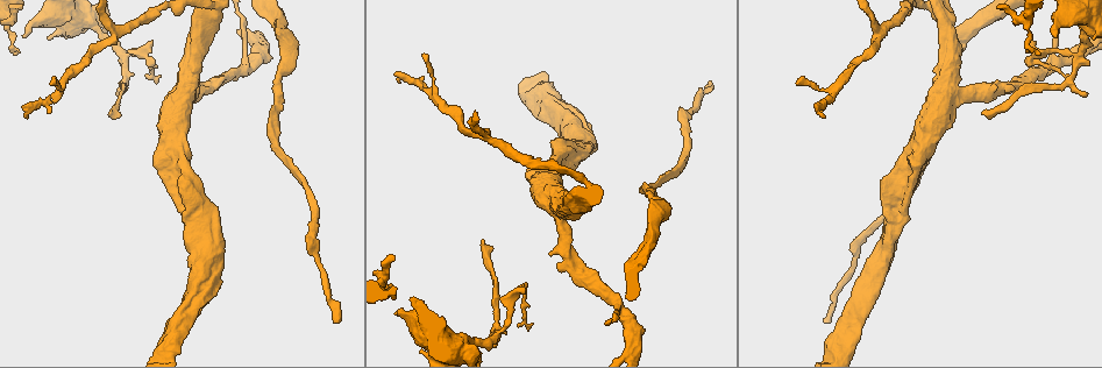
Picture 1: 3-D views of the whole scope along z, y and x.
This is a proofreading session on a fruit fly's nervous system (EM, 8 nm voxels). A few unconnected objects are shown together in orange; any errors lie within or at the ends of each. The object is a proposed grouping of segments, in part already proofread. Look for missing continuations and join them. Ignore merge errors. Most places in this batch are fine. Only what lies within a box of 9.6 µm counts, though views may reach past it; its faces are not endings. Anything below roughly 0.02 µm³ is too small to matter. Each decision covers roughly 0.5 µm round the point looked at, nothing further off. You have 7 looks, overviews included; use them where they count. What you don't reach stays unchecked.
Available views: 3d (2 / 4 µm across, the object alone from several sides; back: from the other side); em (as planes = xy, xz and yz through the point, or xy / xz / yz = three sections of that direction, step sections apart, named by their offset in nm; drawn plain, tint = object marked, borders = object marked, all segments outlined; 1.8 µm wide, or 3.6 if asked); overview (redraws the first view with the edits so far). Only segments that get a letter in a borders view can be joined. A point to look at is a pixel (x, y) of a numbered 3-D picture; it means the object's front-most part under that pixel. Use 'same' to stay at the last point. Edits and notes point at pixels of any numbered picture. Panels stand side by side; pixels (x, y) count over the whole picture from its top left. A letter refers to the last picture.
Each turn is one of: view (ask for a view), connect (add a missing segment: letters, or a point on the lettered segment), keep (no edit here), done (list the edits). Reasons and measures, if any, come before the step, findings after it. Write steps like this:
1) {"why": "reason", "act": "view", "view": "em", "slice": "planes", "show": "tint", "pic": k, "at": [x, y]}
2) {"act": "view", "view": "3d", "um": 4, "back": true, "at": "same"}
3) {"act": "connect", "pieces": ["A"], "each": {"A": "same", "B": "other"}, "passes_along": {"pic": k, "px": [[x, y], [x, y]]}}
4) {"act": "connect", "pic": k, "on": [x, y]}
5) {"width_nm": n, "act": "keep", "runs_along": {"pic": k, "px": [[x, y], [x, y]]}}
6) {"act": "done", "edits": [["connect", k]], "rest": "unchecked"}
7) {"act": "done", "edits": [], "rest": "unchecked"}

{"act": "view", "view": "em", "slice": "xz", "step": 8, "show": "borders", "pic": 1, "at": [339, 318]}

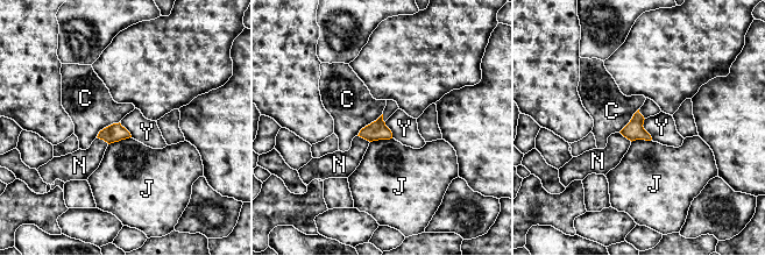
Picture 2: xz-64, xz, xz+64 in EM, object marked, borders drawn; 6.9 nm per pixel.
{"act": "keep", "each": {"C": "other", "J": "other", "N": "other", "Y": "other"}, "found": "none of them fits"}

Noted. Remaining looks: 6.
{"why": "abrupt turn", "act": "view", "view": "3d", "um": 4, "pic": 1, "at": [511, 293]}

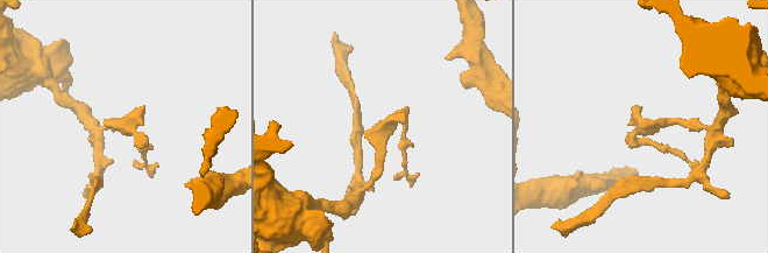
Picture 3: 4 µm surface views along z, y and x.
{"why": "shape alone is not enough", "act": "view", "view": "em", "slice": "xy", "step": 16, "show": "tint", "pic": 3, "at": [384, 124]}

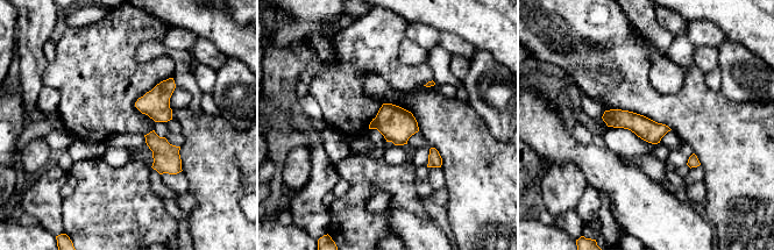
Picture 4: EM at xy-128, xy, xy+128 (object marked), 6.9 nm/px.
{"act": "view", "view": "em", "slice": "planes", "show": "borders", "at": "same"}

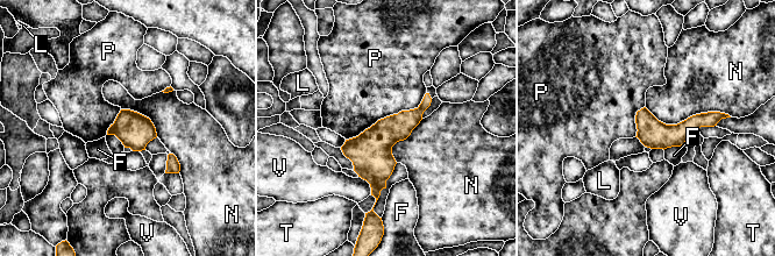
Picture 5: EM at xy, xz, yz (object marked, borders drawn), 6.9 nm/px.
{"act": "keep", "each": {"F": "other", "L": "other", "N": "other", "P": "other", "T": "other", "V": "other"}, "runs_along": {"pic": 5, "px": [[427, 98], [376, 151], [376, 193]]}, "found": "none of them fits"}

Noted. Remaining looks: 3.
{"why": "an open end", "act": "view", "view": "3d", "um": 2, "pic": 1, "at": [49, 40]}

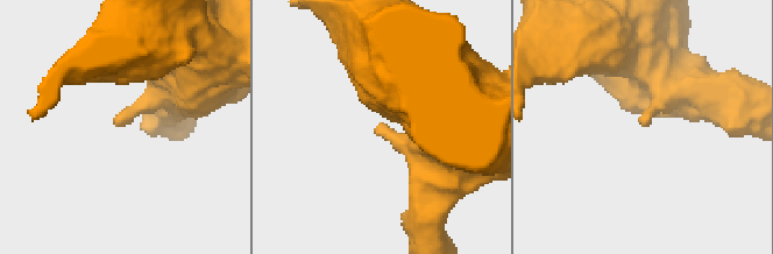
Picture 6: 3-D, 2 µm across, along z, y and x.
{"why": "now the EM", "act": "view", "view": "em", "slice": "xz", "step": 8, "show": "plain", "pic": 6, "at": [641, 125]}

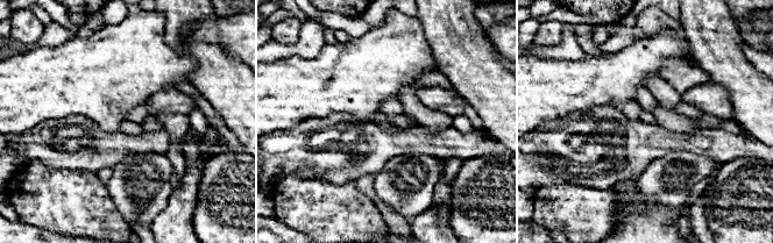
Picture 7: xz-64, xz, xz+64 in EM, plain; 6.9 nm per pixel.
{"act": "view", "view": "em", "slice": "xz", "step": 8, "show": "borders", "at": "same"}

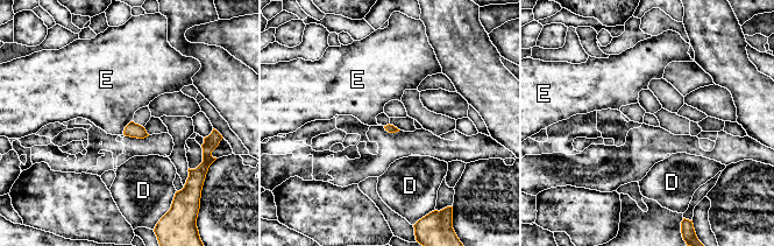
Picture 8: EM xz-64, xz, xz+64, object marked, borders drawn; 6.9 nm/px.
{"act": "keep", "each": {"D": "other", "E": "other"}, "border": {"pic": 8, "px": [[132, 120], [125, 127], [122, 134]]}, "found": "no lettered segment goes on from it"}

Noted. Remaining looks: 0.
{"act": "done", "edits": [], "rest": "unchecked"}

